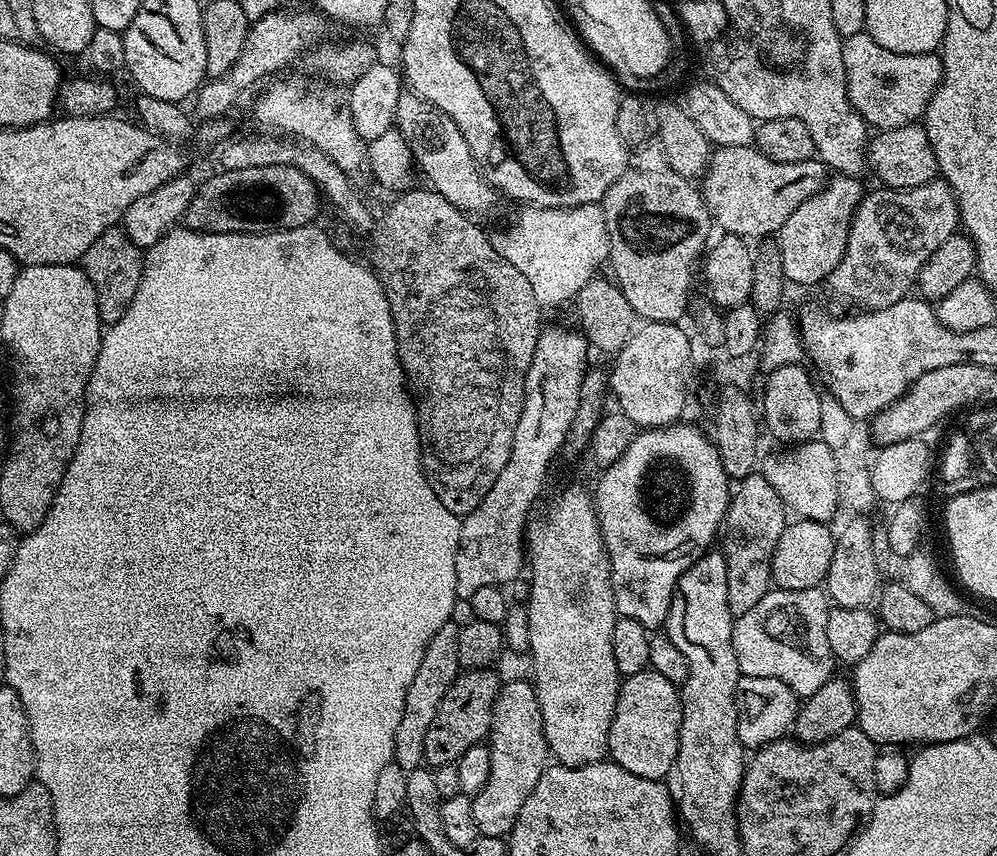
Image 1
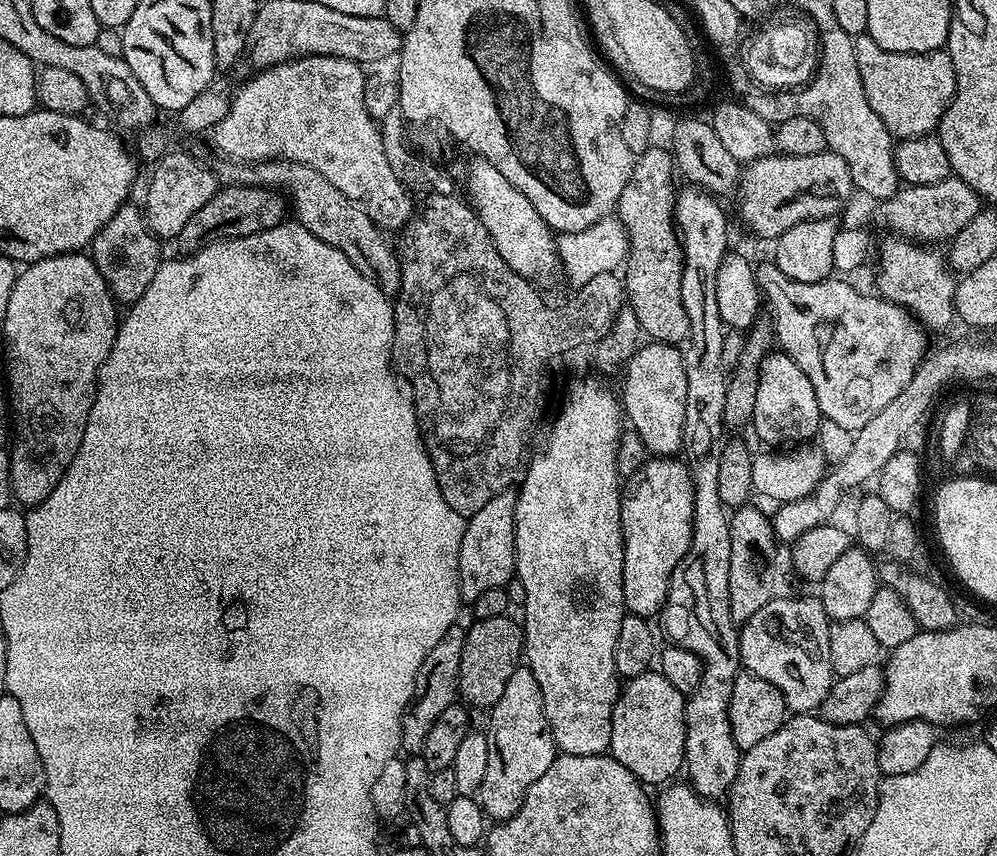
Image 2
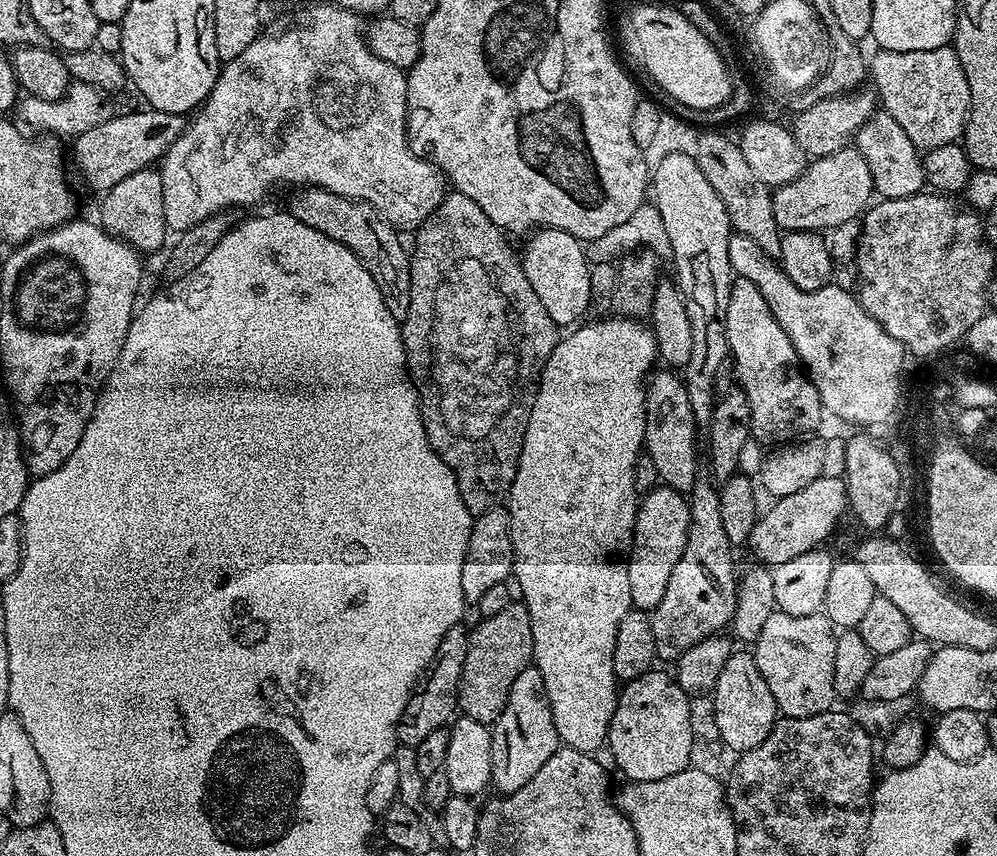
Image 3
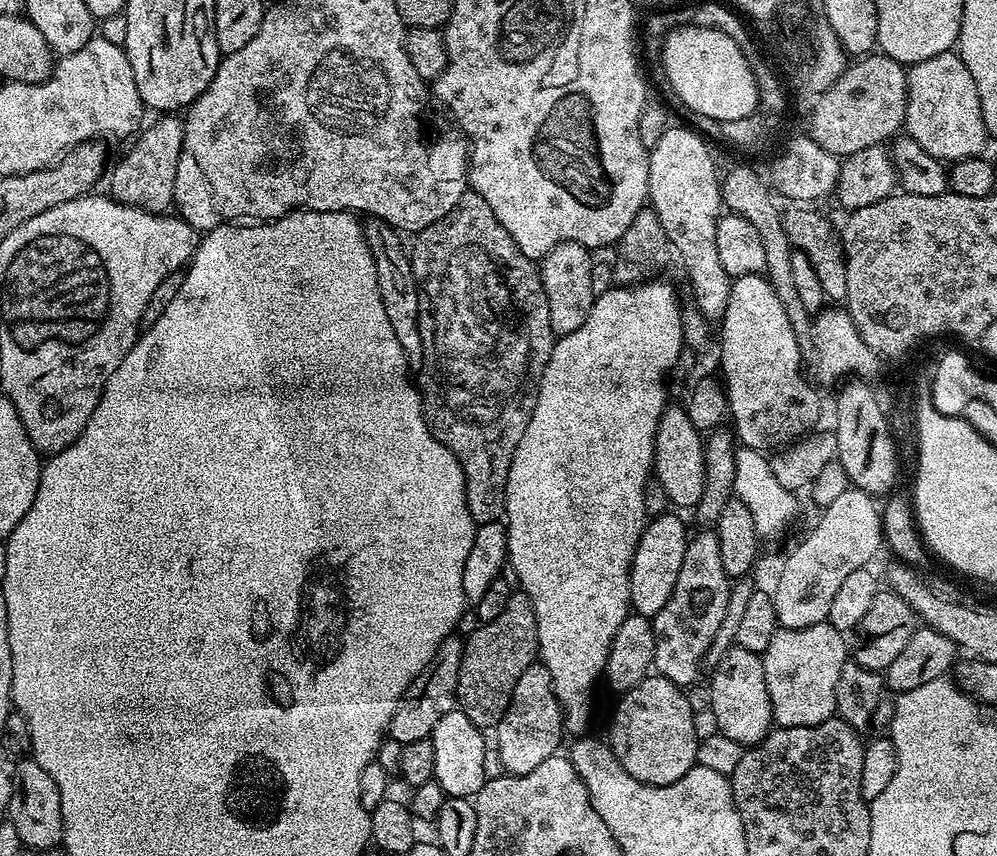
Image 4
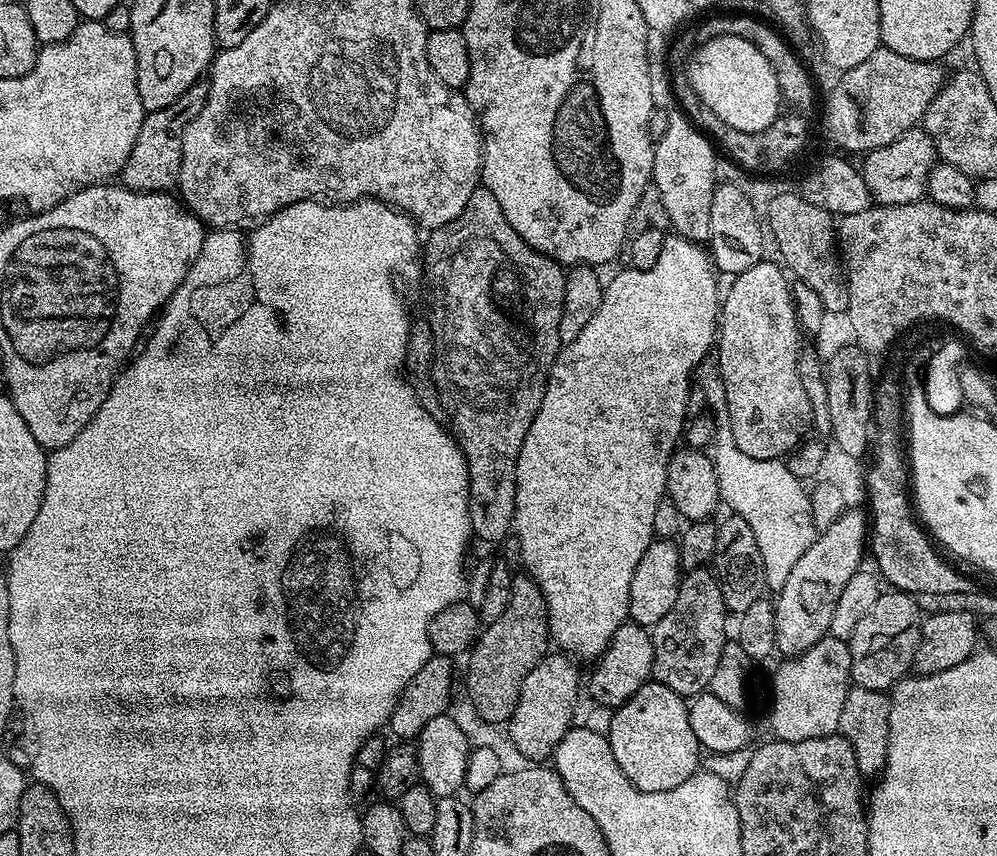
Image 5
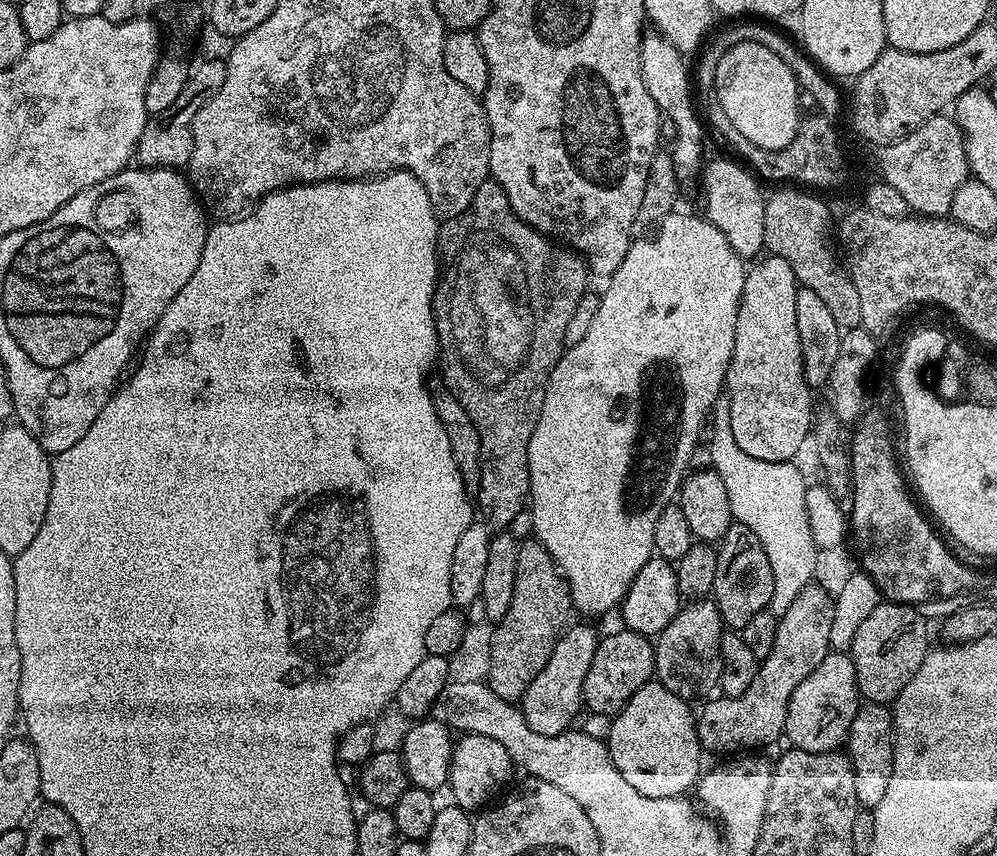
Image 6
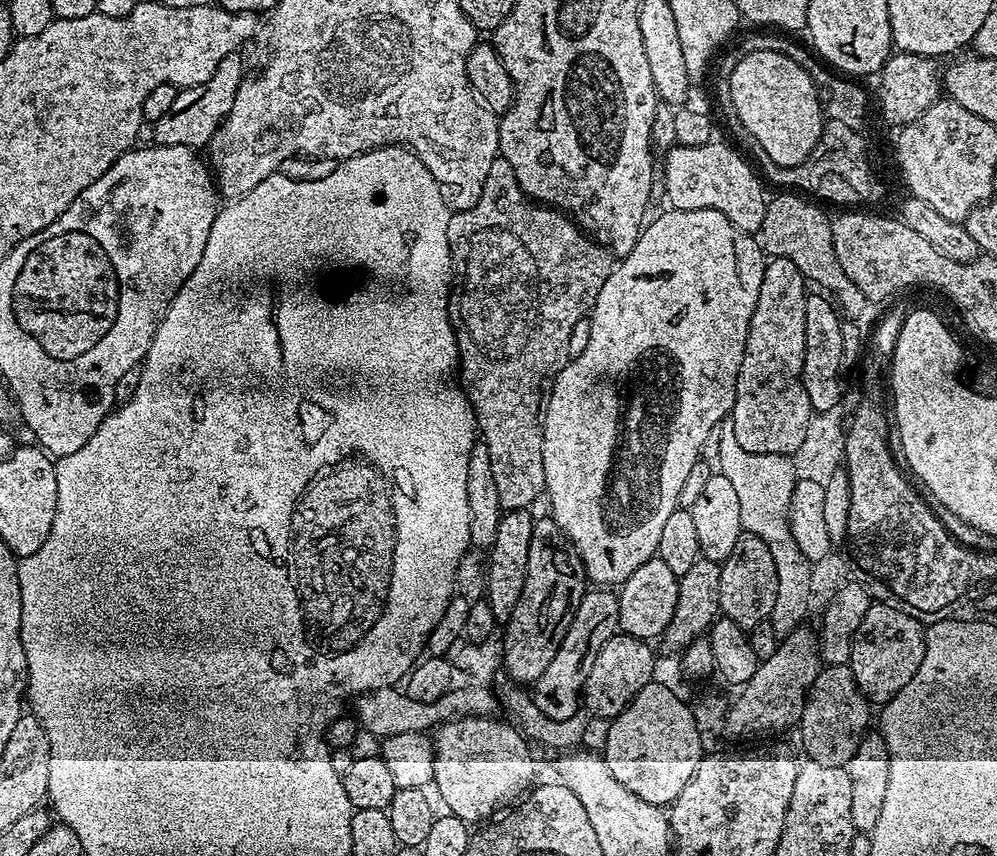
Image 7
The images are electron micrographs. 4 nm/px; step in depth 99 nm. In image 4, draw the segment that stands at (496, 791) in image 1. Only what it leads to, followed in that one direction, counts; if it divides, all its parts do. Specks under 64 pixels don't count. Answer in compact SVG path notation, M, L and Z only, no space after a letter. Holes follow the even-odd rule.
M537 662L526 666L522 678L518 678L518 686L514 686L508 713L496 725L494 735L494 752L500 755L500 764L504 767L501 769L513 776L530 774L534 766L546 762L546 758L561 751L560 739L566 736L564 714L560 711L560 703L552 689L550 670L546 670L544 664Z

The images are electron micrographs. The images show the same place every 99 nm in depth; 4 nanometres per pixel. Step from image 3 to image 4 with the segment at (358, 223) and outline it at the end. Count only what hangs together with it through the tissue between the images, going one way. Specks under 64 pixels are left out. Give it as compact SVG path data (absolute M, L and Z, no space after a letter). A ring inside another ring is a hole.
M368 218L363 221L364 237L370 246L370 254L376 263L376 273L378 274L378 294L382 294L382 307L386 310L386 318L390 318L390 326L394 329L394 338L402 346L404 356L408 359L408 367L412 370L419 370L424 361L422 354L422 334L420 333L420 309L422 307L422 290L416 285L414 270L409 253L400 245L401 233L395 228L391 228L384 220Z

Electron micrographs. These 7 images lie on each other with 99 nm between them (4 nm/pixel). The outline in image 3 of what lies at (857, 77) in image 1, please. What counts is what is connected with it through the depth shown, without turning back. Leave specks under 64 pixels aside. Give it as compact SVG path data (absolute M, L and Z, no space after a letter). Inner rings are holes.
M945 46L938 50L876 50L870 56L870 84L878 97L878 104L887 112L902 130L906 130L906 138L916 144L917 149L927 150L934 146L946 146L957 143L964 135L964 125L968 123L968 111L972 105L970 98L970 82L966 82L966 70L962 70L962 62L958 58L955 47Z

